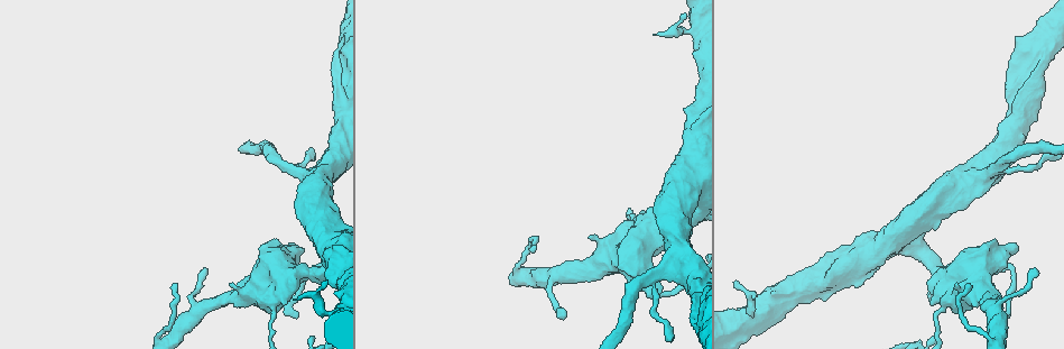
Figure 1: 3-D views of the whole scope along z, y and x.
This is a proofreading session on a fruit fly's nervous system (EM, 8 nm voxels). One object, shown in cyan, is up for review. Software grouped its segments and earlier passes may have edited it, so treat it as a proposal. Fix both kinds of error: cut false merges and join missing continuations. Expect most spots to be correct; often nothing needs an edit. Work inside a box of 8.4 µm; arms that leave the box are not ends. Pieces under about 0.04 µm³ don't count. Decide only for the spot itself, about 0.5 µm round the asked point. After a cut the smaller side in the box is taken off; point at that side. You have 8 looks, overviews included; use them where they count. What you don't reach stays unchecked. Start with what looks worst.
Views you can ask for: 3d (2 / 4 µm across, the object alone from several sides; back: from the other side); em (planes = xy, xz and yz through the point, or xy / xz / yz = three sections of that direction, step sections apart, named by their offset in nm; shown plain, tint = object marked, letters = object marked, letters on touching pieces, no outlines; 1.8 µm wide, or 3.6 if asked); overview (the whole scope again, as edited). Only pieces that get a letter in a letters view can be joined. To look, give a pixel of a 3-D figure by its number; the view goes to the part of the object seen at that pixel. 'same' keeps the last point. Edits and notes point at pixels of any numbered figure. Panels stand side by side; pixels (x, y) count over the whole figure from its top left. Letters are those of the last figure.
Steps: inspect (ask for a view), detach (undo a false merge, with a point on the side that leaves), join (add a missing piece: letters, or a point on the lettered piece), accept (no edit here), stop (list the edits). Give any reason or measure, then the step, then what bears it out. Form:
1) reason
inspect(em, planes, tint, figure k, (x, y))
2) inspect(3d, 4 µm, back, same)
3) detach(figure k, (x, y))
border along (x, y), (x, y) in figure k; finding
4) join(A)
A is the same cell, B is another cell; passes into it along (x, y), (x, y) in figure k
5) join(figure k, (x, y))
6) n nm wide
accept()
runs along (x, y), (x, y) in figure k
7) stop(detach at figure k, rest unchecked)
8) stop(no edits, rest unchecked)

calibre changes
inspect(em, 3.6 µm, planes, letters, figure 1, (657, 235))

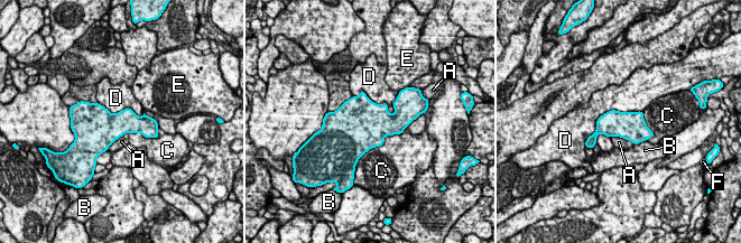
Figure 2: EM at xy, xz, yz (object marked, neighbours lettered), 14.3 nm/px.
400 nm wide
accept()
A, B, C, D, E and F are other cells; border along (122, 136), (107, 149) in figure 2; continuous, no second neuron

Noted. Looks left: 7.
branch stops here
inspect(3d, 4 µm, figure 1, (654, 34))

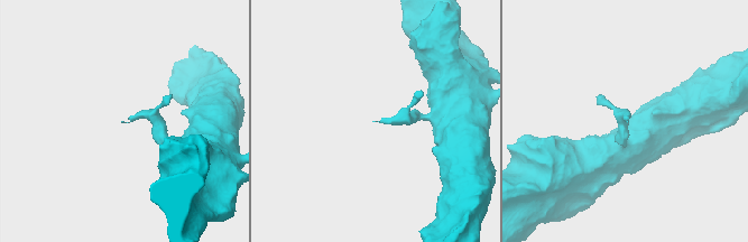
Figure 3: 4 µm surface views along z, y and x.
inspect(em, xz, step 4, tint, figure 3, (627, 119))

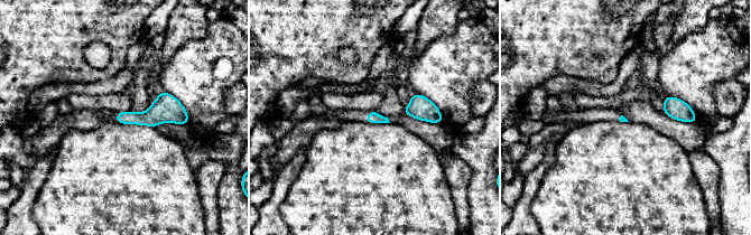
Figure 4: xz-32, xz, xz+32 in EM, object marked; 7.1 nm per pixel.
inspect(em, planes, letters, same)

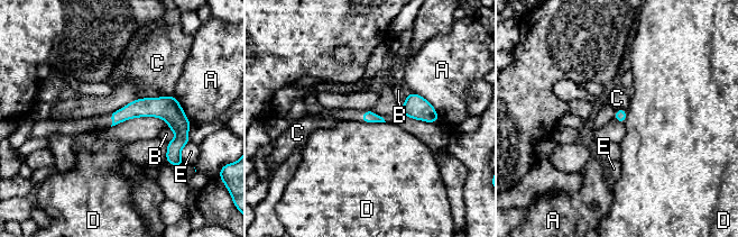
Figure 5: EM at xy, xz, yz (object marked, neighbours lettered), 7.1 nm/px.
accept()
A, B, C, D and E are other cells; runs along (112, 116), (167, 109), (186, 124) in figure 5; none of them fits

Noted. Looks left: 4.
thin end
inspect(em, planes, plain, figure 1, (1033, 270))

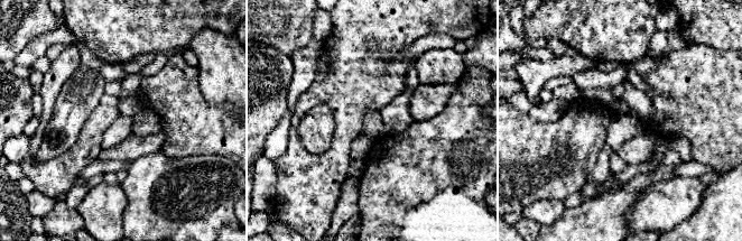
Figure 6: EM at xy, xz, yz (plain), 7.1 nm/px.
where the object lies
inspect(em, planes, tint, same)

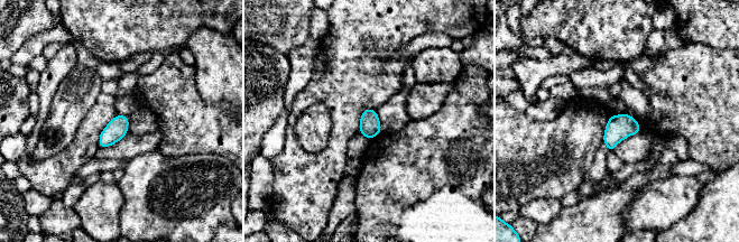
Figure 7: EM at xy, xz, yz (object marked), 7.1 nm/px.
inspect(em, planes, letters, same)

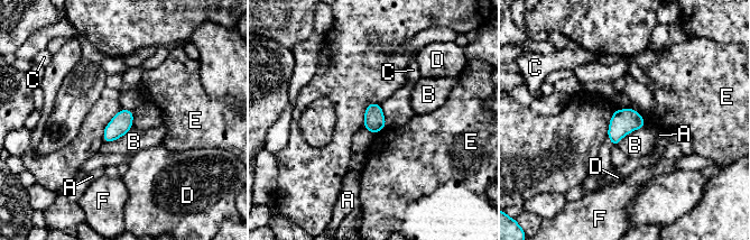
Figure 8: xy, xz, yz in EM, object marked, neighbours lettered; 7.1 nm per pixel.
accept()
A, B, C, D, E and F are other cells; border along (386, 127), (374, 135) in figure 8; none of them fits

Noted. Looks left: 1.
stop(no edits, rest unchecked)

